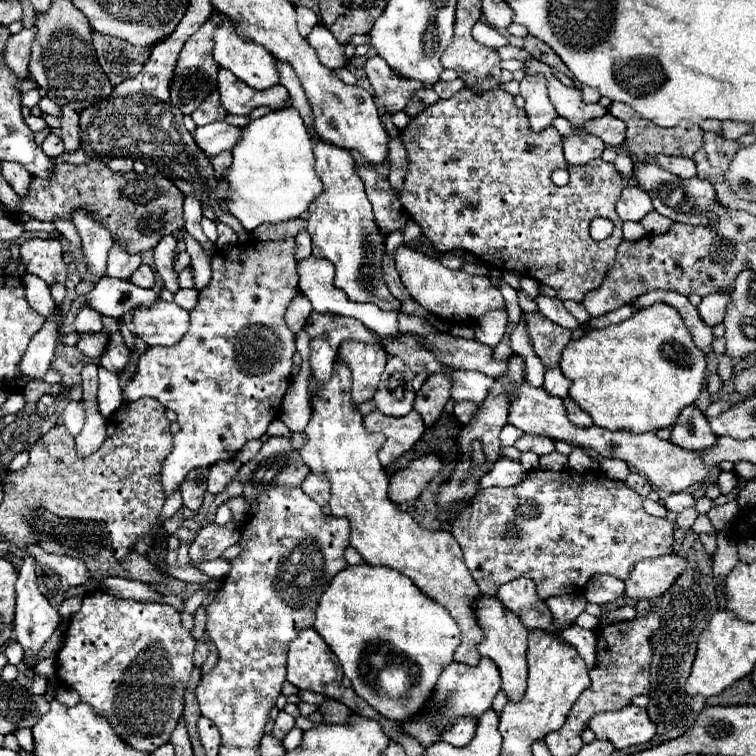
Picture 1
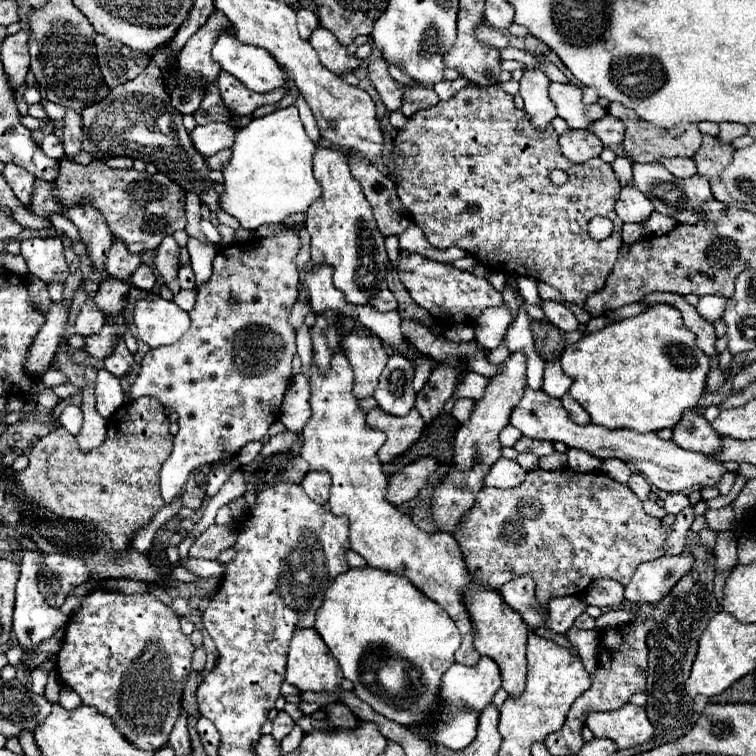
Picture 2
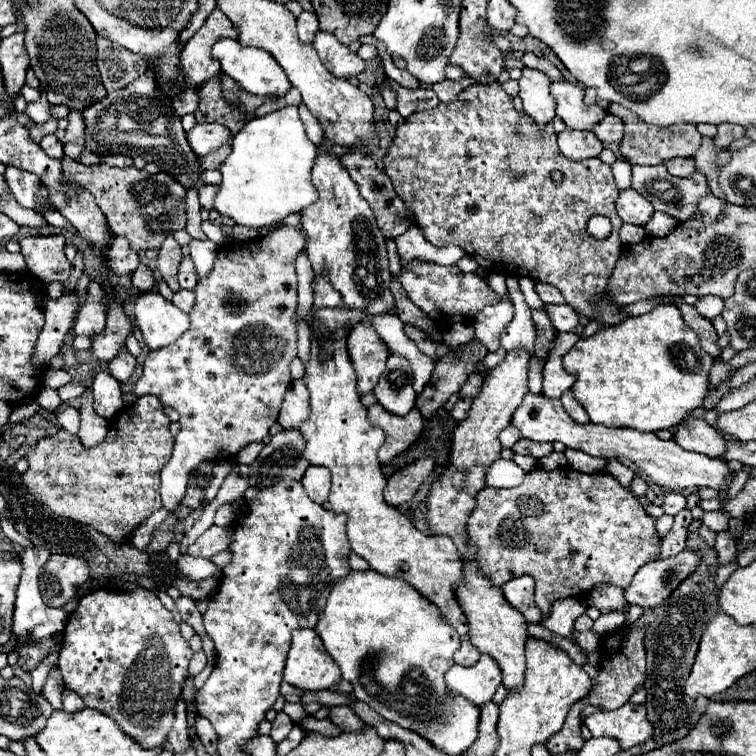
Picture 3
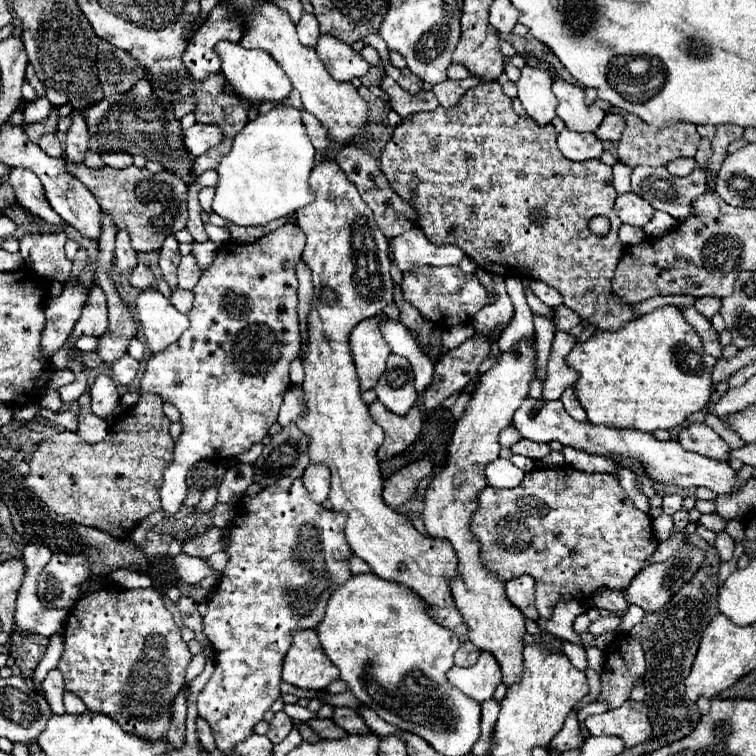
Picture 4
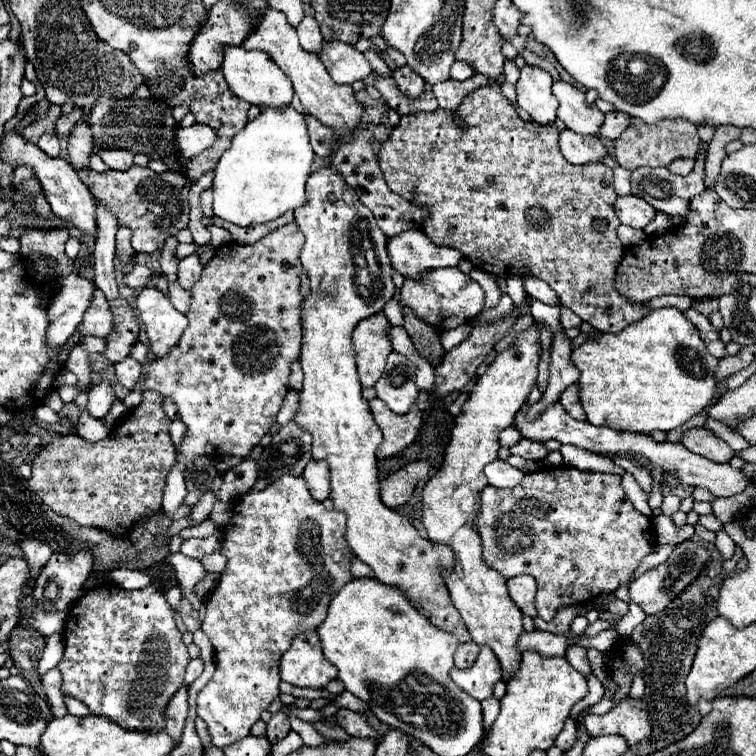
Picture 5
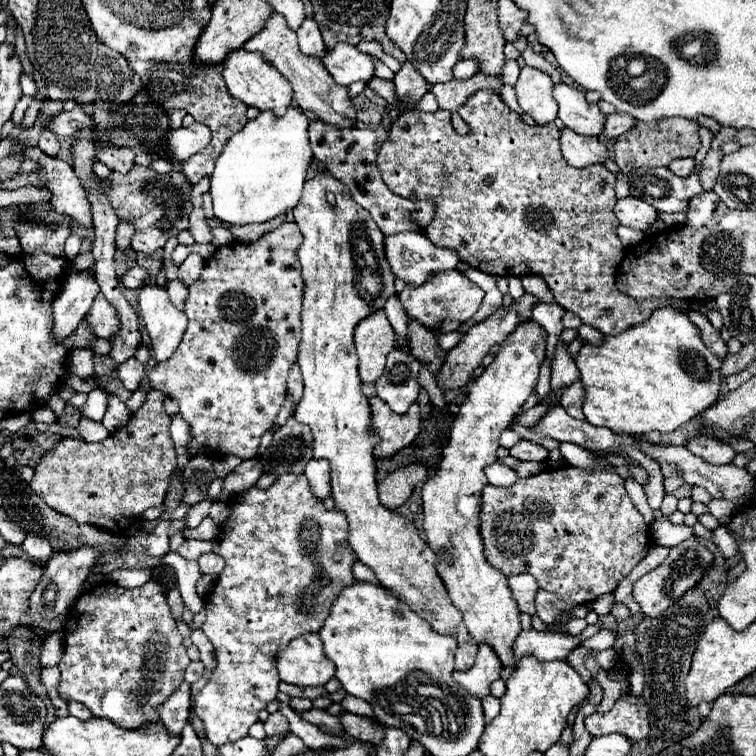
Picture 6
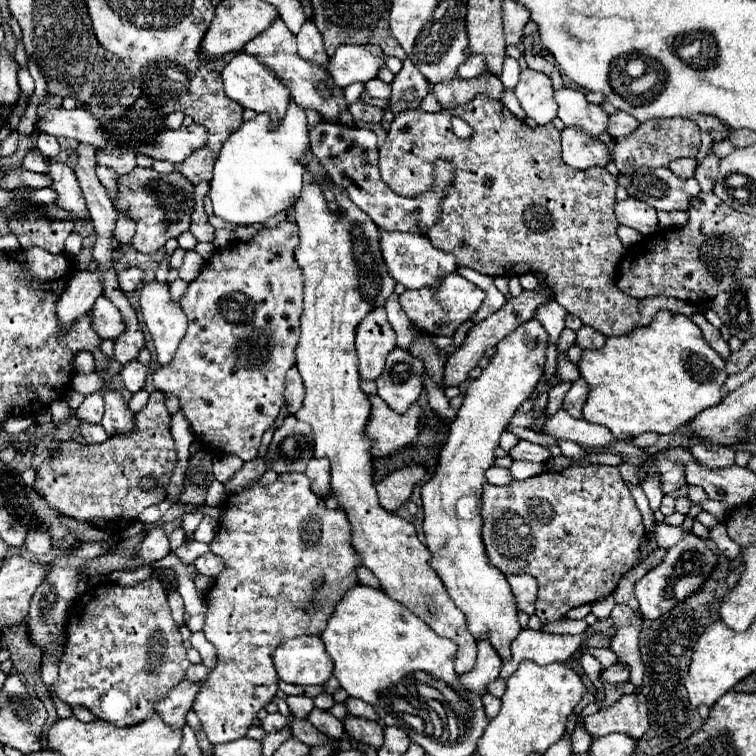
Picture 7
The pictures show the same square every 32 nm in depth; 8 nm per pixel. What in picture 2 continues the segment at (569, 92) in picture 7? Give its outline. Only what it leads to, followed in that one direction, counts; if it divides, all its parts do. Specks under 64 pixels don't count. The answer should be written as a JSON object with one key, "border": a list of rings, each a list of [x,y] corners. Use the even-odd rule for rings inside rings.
{"border":[[[550,82],[550,98],[556,104],[558,116],[568,122],[570,128],[588,128],[590,122],[602,118],[606,114],[600,104],[588,104],[582,102],[582,88],[576,84],[560,84]]]}

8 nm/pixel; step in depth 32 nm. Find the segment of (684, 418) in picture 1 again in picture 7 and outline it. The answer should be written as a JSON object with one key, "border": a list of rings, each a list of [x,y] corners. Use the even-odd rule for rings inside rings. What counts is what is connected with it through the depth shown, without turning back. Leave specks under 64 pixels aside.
{"border":[[[700,440],[700,444],[692,444],[690,452],[696,460],[700,460],[710,468],[722,468],[734,464],[734,450],[720,448],[720,444],[704,444],[704,440]]]}

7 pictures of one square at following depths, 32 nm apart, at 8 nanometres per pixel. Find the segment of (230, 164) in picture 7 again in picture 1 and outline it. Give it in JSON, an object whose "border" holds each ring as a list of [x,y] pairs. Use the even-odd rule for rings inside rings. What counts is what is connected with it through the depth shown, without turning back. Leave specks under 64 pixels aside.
{"border":[[[288,106],[264,114],[250,122],[232,150],[232,166],[226,174],[230,182],[230,198],[226,200],[230,214],[252,232],[262,222],[284,222],[298,218],[308,210],[310,202],[322,192],[320,178],[316,178],[316,156],[310,136],[296,108]]]}

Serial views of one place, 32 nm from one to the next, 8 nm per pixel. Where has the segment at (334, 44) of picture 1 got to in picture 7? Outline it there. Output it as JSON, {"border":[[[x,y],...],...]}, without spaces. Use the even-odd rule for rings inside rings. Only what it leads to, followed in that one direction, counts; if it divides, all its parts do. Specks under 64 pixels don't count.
{"border":[[[340,44],[334,56],[328,58],[330,76],[334,84],[342,88],[354,82],[368,82],[376,78],[376,72],[380,70],[382,64],[384,60],[380,56],[374,56],[360,46],[348,46],[348,44]]]}

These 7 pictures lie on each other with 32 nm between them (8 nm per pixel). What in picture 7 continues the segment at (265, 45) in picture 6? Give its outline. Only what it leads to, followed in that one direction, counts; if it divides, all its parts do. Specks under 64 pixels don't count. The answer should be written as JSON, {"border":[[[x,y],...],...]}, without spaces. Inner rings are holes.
{"border":[[[278,16],[270,28],[266,28],[260,36],[256,36],[254,40],[250,40],[246,46],[244,46],[244,52],[248,54],[254,54],[262,64],[266,64],[270,70],[274,70],[286,84],[288,88],[292,90],[292,98],[294,102],[300,106],[300,108],[310,108],[310,110],[316,110],[320,114],[322,120],[326,122],[340,122],[340,116],[344,112],[350,112],[350,106],[348,102],[344,100],[344,88],[336,88],[336,84],[332,84],[332,76],[326,74],[324,68],[316,68],[316,64],[308,64],[298,52],[296,52],[296,36],[286,28],[284,20]],[[324,88],[330,88],[330,96],[322,96],[322,90]]]}

